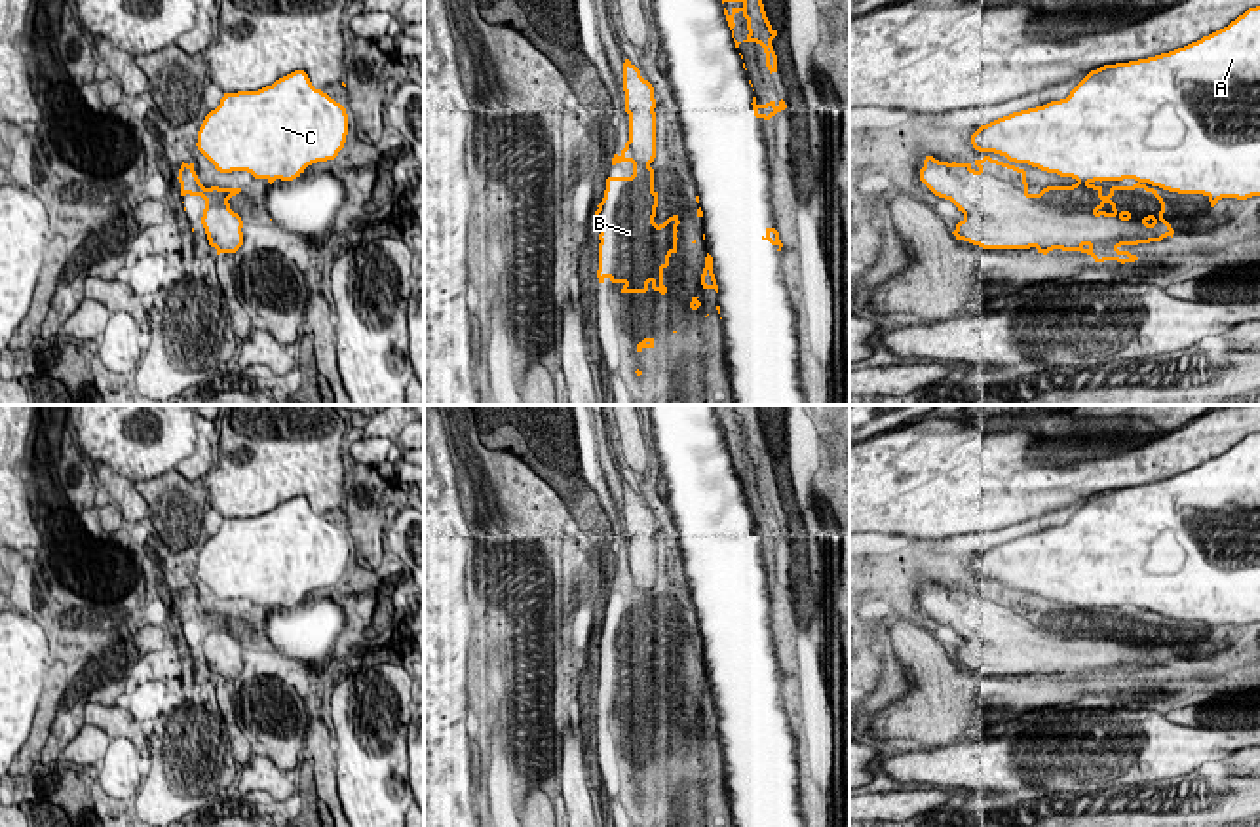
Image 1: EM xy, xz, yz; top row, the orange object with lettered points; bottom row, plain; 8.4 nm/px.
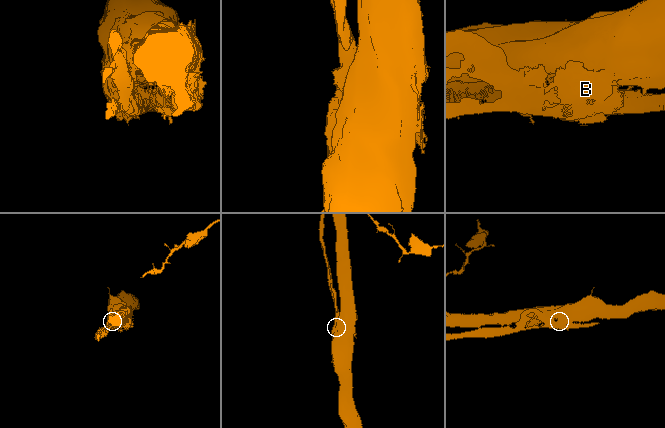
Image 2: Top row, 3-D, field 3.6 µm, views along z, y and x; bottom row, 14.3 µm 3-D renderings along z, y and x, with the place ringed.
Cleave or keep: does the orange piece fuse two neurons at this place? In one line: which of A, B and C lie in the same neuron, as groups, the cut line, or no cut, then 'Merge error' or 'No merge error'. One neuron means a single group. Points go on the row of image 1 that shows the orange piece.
Groups: A C / B. Split along xz (630, 139), (643, 175), (631, 213), (649, 225), (652, 280). Merge error

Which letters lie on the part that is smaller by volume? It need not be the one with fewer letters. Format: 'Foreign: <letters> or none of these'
Foreign: B

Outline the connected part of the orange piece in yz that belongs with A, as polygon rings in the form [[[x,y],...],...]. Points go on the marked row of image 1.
[[[1260,6],[1249,8],[1243,15],[1231,21],[1228,27],[1203,36],[1197,42],[1192,42],[1184,48],[1178,48],[1169,53],[1161,53],[1148,59],[1129,61],[1129,63],[1116,63],[1104,65],[1097,70],[1091,70],[1072,91],[1066,99],[1051,101],[1043,106],[1013,112],[1009,116],[998,118],[986,125],[981,125],[971,135],[971,144],[979,152],[994,152],[1005,156],[1009,162],[1015,163],[1028,163],[1047,173],[1057,173],[1060,177],[1072,177],[1078,183],[1072,186],[1047,186],[1040,194],[1028,192],[1028,183],[1024,188],[1019,184],[1021,192],[1026,192],[1034,202],[1055,207],[1060,211],[1081,211],[1081,213],[1097,213],[1098,207],[1093,207],[1093,196],[1089,192],[1089,184],[1095,181],[1123,181],[1135,179],[1138,183],[1148,183],[1152,186],[1159,186],[1169,192],[1178,194],[1203,194],[1209,198],[1211,207],[1214,207],[1222,198],[1237,198],[1247,200],[1252,196],[1260,196]]]

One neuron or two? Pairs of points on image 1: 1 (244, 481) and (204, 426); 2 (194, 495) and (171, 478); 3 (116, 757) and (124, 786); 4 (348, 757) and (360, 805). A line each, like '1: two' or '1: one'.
1: two
2: one
3: one
4: one

